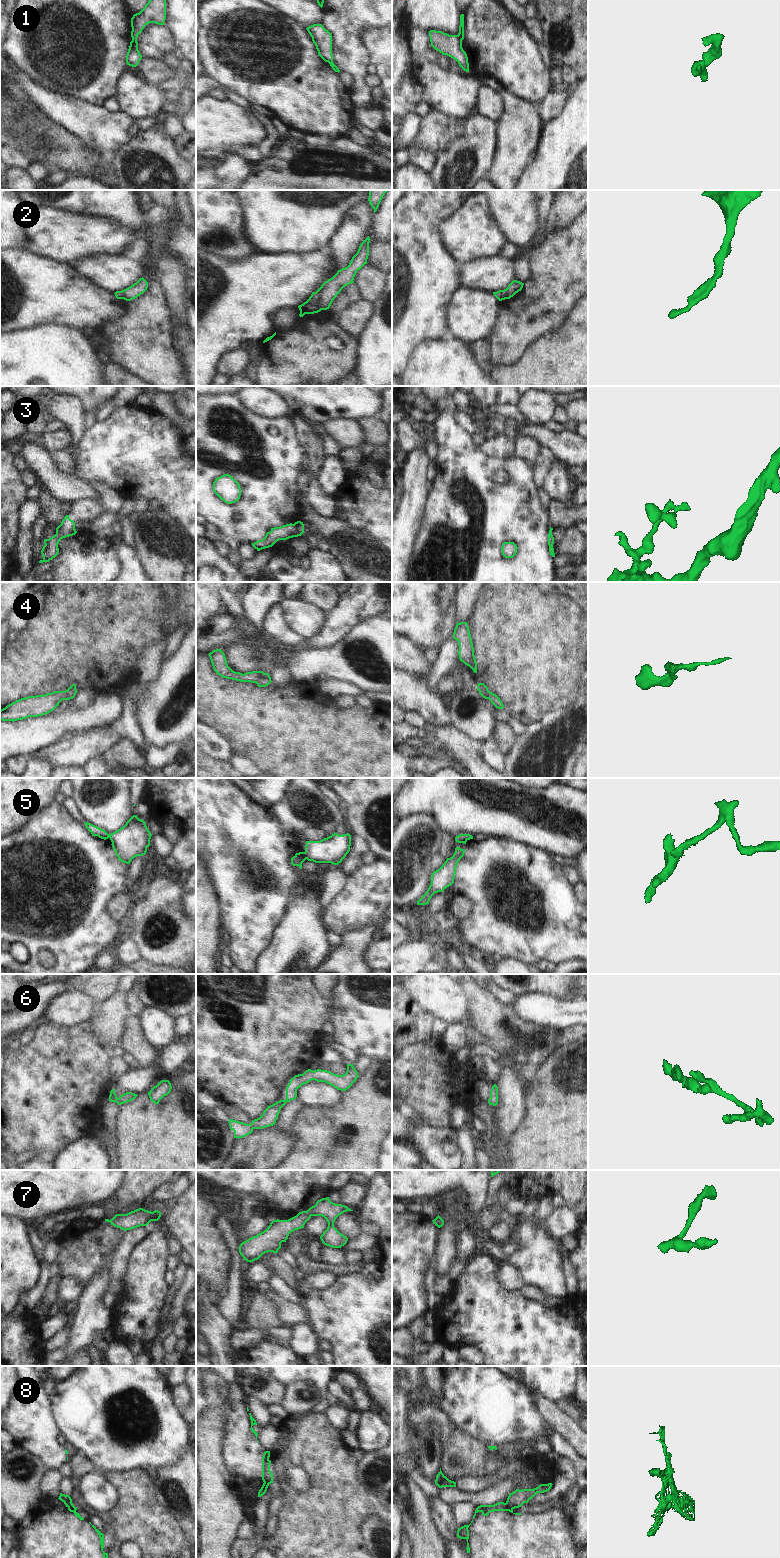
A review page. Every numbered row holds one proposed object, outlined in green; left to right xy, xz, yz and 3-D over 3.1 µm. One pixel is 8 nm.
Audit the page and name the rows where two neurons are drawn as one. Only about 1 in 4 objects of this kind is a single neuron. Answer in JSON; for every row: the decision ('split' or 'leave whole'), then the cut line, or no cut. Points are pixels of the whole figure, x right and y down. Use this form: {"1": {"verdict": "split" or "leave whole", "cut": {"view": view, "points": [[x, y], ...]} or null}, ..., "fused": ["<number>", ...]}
{"1": {"verdict": "split", "cut": {"view": "yz", "points": [[457, 35], [461, 41]]}}, "2": {"verdict": "leave whole", "cut": null}, "3": {"verdict": "leave whole", "cut": null}, "4": {"verdict": "split", "cut": {"view": "xz", "points": [[264, 673], [255, 682]]}}, "5": {"verdict": "split", "cut": {"view": "xz", "points": [[304, 852], [306, 858]]}}, "6": {"verdict": "leave whole", "cut": null}, "7": {"verdict": "leave whole", "cut": null}, "8": {"verdict": "split", "cut": {"view": "yz", "points": [[505, 1503], [512, 1509]]}}, "fused": ["1", "4", "5", "8"]}

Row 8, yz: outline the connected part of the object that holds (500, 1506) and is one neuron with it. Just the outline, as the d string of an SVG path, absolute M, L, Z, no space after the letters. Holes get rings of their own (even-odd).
M498 1502L494 1505L480 1505L480 1506L478 1506L475 1510L475 1514L473 1516L473 1519L475 1518L475 1516L478 1512L481 1512L483 1516L487 1516L487 1515L489 1515L490 1512L494 1512L494 1511L509 1511L513 1514L521 1515L521 1513L514 1513L513 1509L509 1508L506 1505L506 1503Z

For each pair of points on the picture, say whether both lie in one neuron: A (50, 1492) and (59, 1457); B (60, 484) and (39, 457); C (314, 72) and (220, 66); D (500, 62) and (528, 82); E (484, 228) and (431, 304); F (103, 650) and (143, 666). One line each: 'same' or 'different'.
A: different
B: same
C: same
D: same
E: different
F: different

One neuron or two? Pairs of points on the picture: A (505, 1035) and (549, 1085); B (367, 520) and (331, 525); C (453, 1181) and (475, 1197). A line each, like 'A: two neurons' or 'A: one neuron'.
A: two neurons
B: two neurons
C: one neuron

